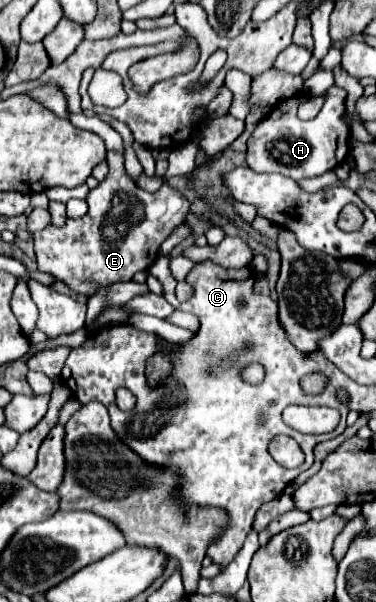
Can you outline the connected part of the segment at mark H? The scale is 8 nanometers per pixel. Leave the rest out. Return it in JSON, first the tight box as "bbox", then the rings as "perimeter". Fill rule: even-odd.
{"bbox":[247,88,349,178],"perimeter":[[[329,88],[325,92],[327,100],[321,108],[321,112],[313,120],[301,120],[297,116],[297,106],[307,100],[307,96],[299,94],[295,98],[279,102],[273,112],[263,118],[253,136],[247,142],[247,164],[259,172],[259,174],[283,174],[287,178],[291,176],[321,176],[335,166],[339,166],[349,152],[349,126],[343,120],[343,110],[345,110],[345,96],[347,92],[343,88]]]}

